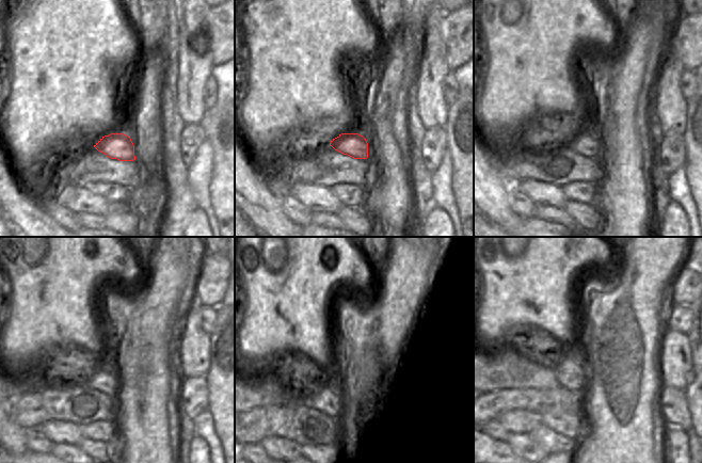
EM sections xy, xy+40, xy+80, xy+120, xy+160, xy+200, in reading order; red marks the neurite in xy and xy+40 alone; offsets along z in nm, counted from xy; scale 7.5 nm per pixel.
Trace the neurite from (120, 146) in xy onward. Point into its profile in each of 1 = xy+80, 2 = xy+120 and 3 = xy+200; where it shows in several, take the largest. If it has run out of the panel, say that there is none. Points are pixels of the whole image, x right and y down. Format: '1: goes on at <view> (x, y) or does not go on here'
1: goes on at xy+80 (586, 143)
2: goes on at xy+120 (100, 380)
3: goes on at xy+200 (570, 370)

